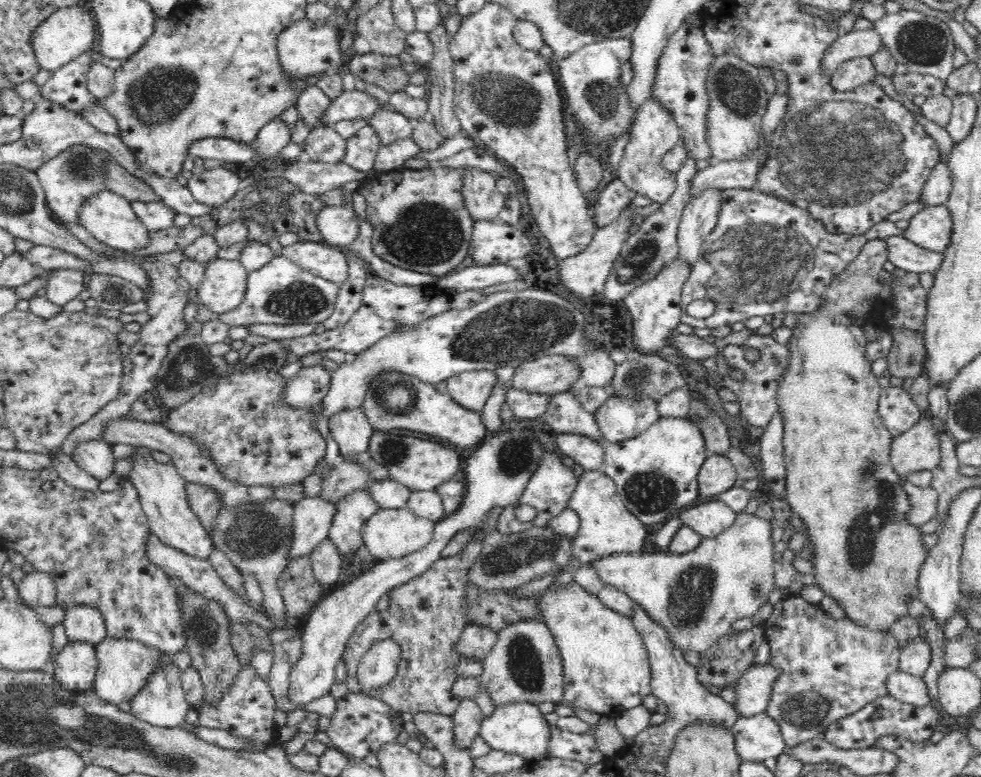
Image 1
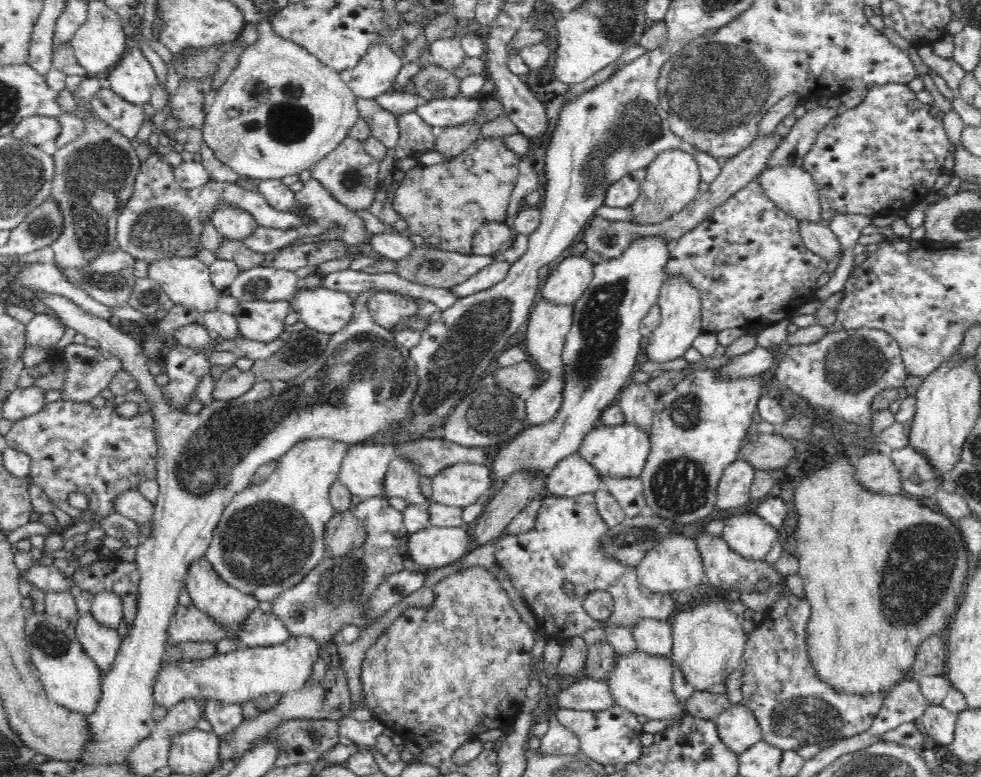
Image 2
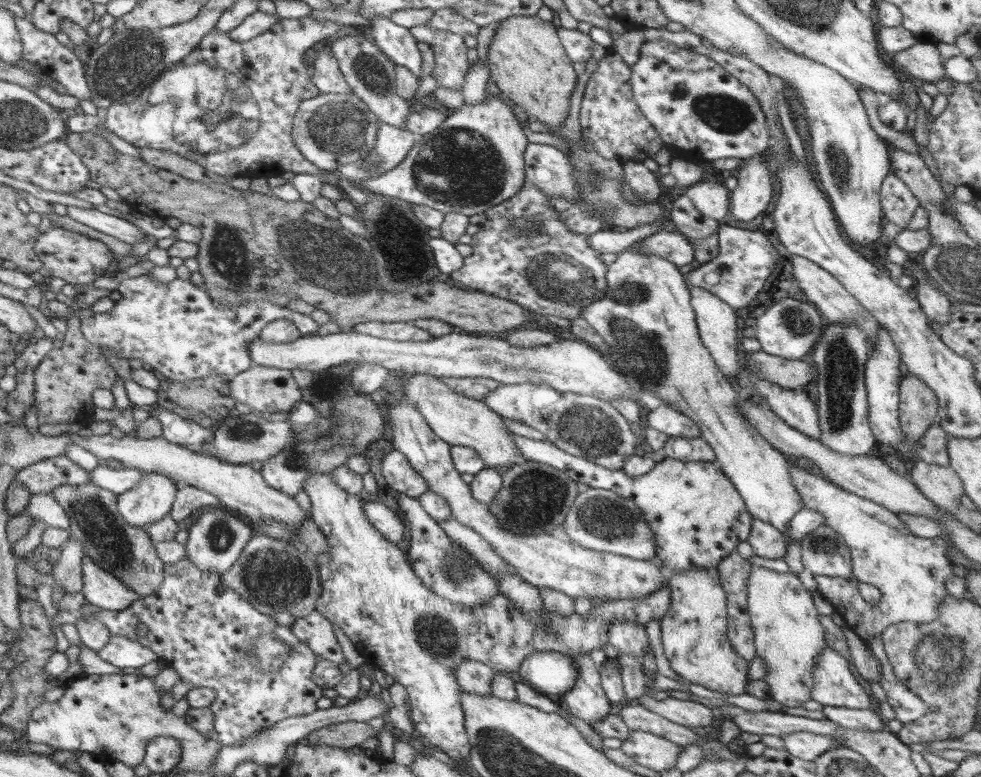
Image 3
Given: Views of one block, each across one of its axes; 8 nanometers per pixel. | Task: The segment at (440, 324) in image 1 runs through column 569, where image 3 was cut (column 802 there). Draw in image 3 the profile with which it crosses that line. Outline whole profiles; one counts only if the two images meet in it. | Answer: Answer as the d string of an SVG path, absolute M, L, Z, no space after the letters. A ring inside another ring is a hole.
M786 297L768 306L766 312L756 320L755 337L762 346L761 350L768 354L785 359L800 359L814 347L827 324L827 319L812 303Z

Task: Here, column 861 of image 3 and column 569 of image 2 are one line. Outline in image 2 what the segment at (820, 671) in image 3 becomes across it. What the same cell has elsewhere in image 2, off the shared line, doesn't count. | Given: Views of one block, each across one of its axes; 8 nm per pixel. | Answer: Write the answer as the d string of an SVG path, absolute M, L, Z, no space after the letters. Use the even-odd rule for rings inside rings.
M587 676L579 679L557 694L556 702L561 709L602 712L610 706L616 706L607 682Z

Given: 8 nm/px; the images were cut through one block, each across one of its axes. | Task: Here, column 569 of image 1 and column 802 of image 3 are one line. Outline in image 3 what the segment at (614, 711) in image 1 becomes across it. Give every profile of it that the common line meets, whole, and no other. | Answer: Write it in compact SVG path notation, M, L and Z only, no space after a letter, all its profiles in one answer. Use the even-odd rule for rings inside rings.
M751 565L752 571L750 571L750 577L748 577L748 614L750 616L752 630L754 630L754 642L755 642L755 650L758 656L762 658L762 661L767 665L767 678L764 679L768 686L770 687L770 693L772 695L771 700L778 701L782 703L784 707L802 707L805 702L810 701L810 690L813 686L813 679L811 678L811 674L813 673L814 664L817 662L817 658L819 658L819 653L821 649L826 647L826 642L824 638L824 628L820 622L818 622L818 617L820 615L820 611L817 610L812 594L804 588L802 582L797 575L794 573L783 573L778 572L766 567Z

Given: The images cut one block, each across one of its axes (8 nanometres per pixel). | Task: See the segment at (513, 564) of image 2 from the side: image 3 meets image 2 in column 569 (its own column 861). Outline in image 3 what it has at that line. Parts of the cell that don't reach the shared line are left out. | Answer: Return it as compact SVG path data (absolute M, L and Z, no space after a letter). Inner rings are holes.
M785 458L790 467L790 478L804 502L804 508L820 512L826 525L840 534L851 549L851 574L848 578L814 575L819 593L828 600L829 611L840 614L846 626L860 636L880 662L879 686L885 691L887 702L894 710L895 719L903 724L918 721L929 713L930 708L926 707L922 698L911 694L906 686L895 678L884 651L882 632L886 630L886 626L896 623L936 621L942 597L948 595L945 580L953 575L952 568L955 563L948 555L951 543L944 536L934 539L914 536L892 510L836 486L821 474L807 472L800 468L795 458ZM860 582L879 588L882 597L878 602L871 604L860 595Z

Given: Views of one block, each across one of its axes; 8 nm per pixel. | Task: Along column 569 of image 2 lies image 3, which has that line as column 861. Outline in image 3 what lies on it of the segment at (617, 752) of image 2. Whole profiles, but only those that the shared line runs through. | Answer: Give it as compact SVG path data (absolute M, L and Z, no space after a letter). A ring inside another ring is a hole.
M828 706L825 709L827 719L850 730L870 730L884 732L887 726L880 714L868 709L849 709Z

